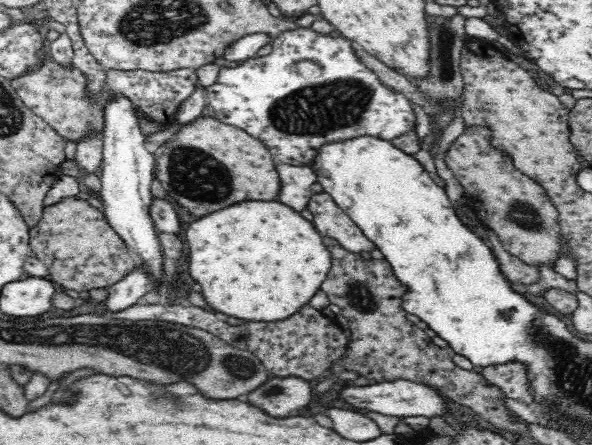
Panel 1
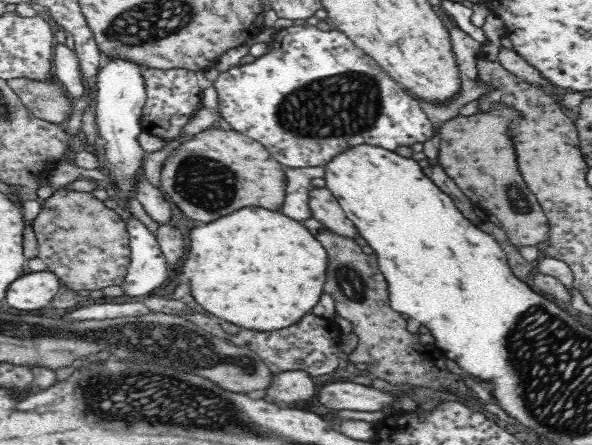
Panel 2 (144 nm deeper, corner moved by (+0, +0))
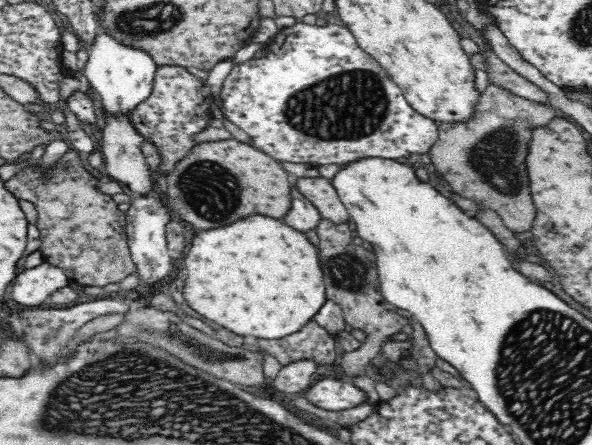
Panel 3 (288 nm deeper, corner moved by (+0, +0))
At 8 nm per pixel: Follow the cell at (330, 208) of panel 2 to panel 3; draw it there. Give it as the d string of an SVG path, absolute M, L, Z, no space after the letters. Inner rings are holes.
M298 178L296 182L296 190L300 194L306 196L308 202L314 204L314 208L320 212L320 216L324 220L336 222L336 224L344 224L350 222L350 214L344 208L336 188L332 186L332 180L326 178Z

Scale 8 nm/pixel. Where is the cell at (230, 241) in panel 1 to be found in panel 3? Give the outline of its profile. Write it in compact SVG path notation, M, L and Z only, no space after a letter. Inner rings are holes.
M260 214L232 226L204 230L192 240L184 264L188 306L250 342L300 332L328 300L318 248L306 240L304 232Z

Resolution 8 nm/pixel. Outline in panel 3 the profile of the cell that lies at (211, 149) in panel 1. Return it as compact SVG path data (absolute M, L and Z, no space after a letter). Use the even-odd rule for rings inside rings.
M238 140L198 144L188 158L180 160L170 176L162 180L162 196L170 210L198 228L230 226L252 214L282 218L292 206L292 184L284 168L268 154Z

